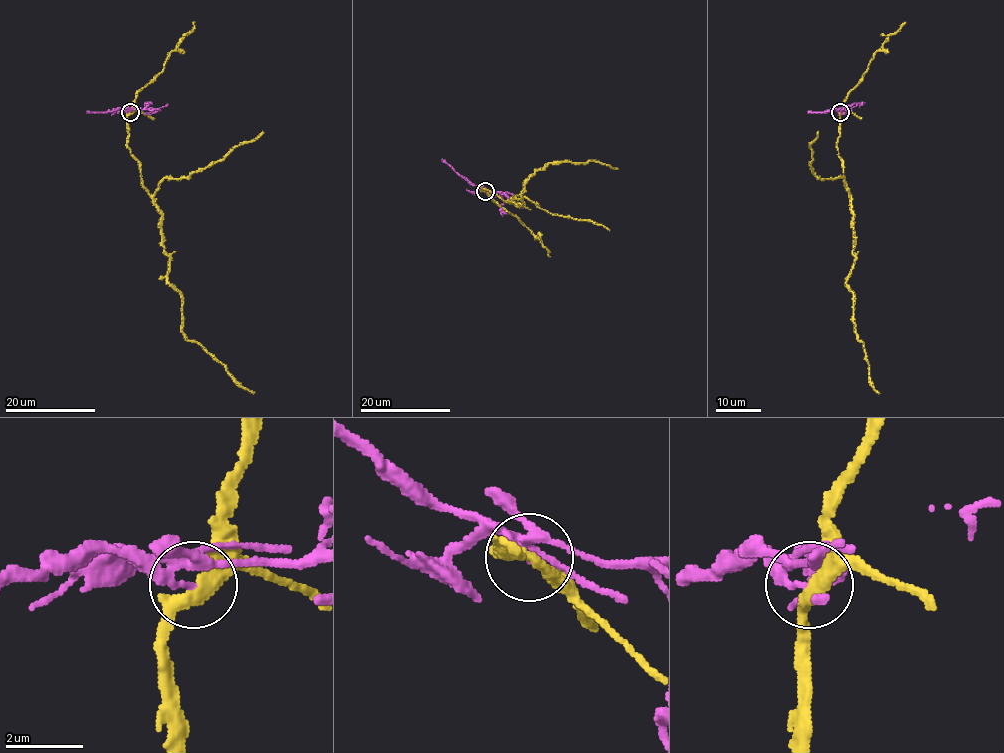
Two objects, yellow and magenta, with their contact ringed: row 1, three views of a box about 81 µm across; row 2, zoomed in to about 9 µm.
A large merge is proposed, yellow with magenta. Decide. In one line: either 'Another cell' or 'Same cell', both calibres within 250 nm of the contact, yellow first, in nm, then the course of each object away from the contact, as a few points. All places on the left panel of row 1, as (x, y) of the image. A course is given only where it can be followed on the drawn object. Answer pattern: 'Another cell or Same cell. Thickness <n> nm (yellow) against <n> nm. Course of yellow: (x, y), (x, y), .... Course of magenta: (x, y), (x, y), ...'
Another cell. Thickness 360 nm (yellow) against 160 nm. Course of yellow: (131, 112), (127, 148), (138, 163), (141, 185), (161, 215), (169, 283), (180, 295), (182, 333), (254, 393). Course of magenta: (129, 112), (123, 108), (87, 111)

